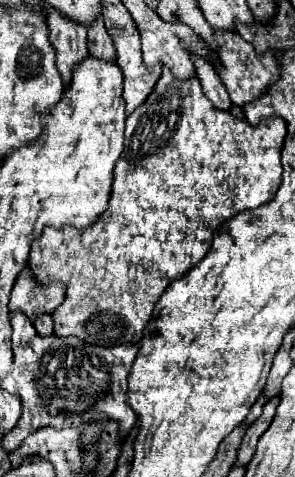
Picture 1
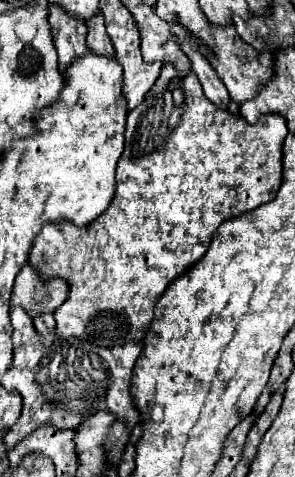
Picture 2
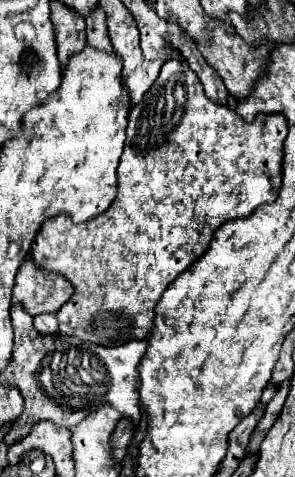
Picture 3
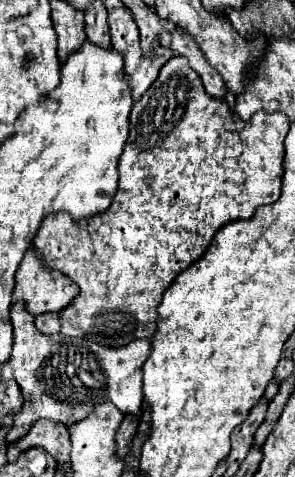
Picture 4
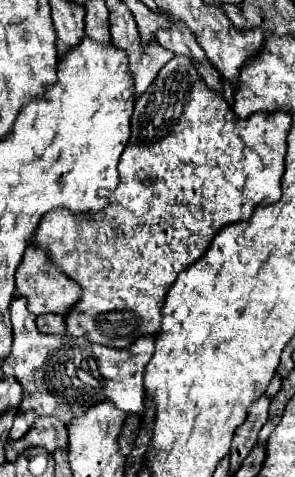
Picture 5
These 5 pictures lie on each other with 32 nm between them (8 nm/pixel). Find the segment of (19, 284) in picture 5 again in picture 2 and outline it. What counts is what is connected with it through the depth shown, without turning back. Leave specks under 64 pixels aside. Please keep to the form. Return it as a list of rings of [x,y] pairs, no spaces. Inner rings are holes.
[[[24,264],[16,276],[16,284],[12,290],[12,306],[22,306],[32,318],[44,312],[54,312],[68,298],[70,286],[58,278],[44,278],[32,268],[32,264]]]

